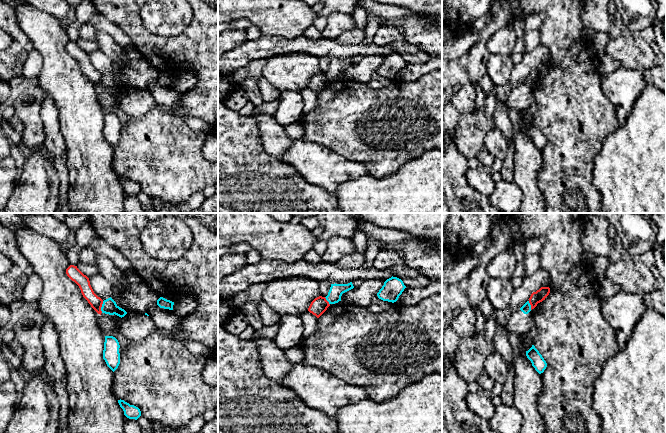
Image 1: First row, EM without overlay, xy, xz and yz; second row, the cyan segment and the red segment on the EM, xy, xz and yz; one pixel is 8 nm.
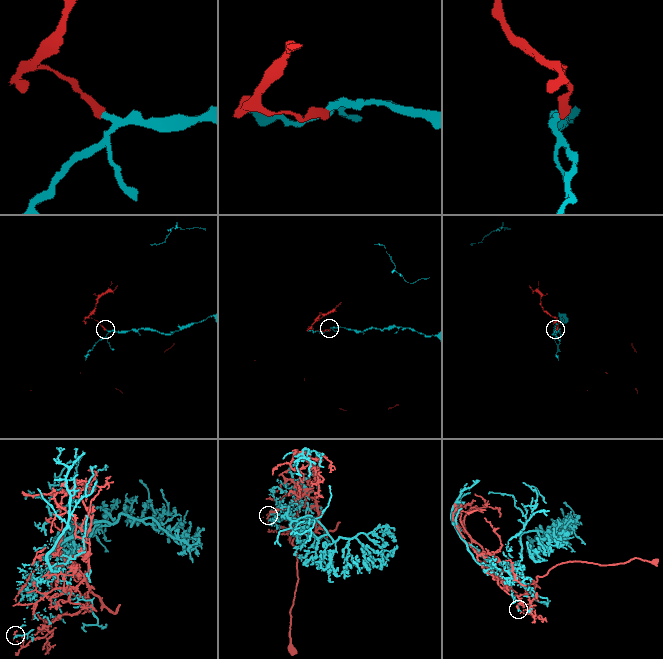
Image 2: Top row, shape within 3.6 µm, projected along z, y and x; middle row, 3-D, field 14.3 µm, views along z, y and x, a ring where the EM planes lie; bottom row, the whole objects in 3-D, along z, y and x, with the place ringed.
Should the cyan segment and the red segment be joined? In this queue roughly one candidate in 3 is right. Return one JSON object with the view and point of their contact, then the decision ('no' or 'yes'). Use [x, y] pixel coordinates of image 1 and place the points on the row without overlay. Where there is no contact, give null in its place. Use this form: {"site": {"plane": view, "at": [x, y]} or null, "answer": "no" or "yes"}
{"site": {"plane": "xy", "at": [101, 83]}, "answer": "no"}

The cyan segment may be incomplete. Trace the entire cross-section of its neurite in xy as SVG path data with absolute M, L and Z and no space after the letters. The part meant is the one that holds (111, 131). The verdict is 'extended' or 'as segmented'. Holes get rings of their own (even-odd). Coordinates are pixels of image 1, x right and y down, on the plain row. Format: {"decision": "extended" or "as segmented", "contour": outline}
{"decision": "as segmented", "contour": "M105 112L103 135L114 148L120 140L119 118L113 112Z"}

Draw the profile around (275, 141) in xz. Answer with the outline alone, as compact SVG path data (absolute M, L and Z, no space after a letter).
M260 113L254 116L260 129L262 146L267 154L275 159L281 160L285 152L293 143L273 115Z

